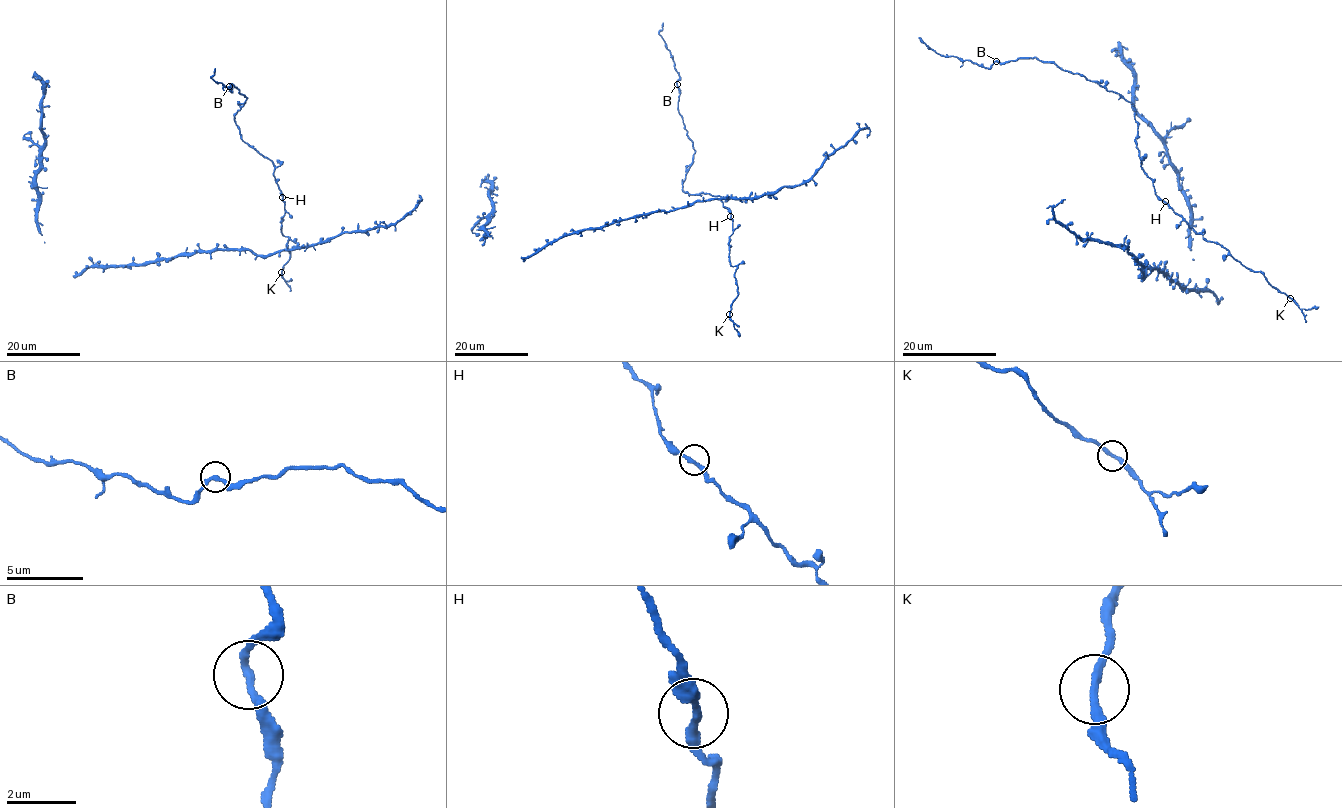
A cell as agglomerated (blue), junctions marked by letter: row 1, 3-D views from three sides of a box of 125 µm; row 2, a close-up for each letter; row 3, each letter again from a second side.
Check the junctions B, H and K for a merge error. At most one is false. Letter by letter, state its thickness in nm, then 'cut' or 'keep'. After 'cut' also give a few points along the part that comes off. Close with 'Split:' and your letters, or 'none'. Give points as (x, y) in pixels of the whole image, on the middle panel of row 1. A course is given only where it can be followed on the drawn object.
B: 240 nm | keep
H: 240 nm | keep
K: 240 nm | keep
Split: none

